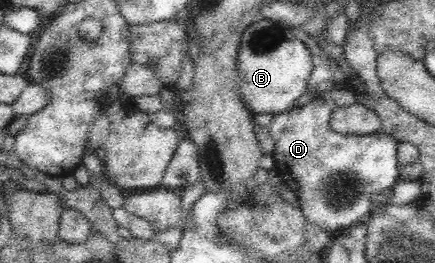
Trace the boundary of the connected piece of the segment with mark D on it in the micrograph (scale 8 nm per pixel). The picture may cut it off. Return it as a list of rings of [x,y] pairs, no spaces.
[[[339,77],[335,87],[324,97],[311,99],[310,102],[300,107],[293,107],[291,110],[276,114],[270,123],[266,123],[273,140],[276,142],[272,156],[274,169],[280,176],[281,182],[297,196],[299,207],[301,207],[306,220],[330,233],[333,230],[339,230],[339,228],[349,228],[355,222],[365,220],[376,201],[373,199],[373,194],[378,195],[384,190],[392,189],[401,178],[401,165],[397,160],[398,141],[395,138],[385,137],[382,130],[359,136],[358,134],[333,132],[329,128],[328,122],[334,110],[355,103],[359,93],[361,92],[353,88],[347,78]]]

